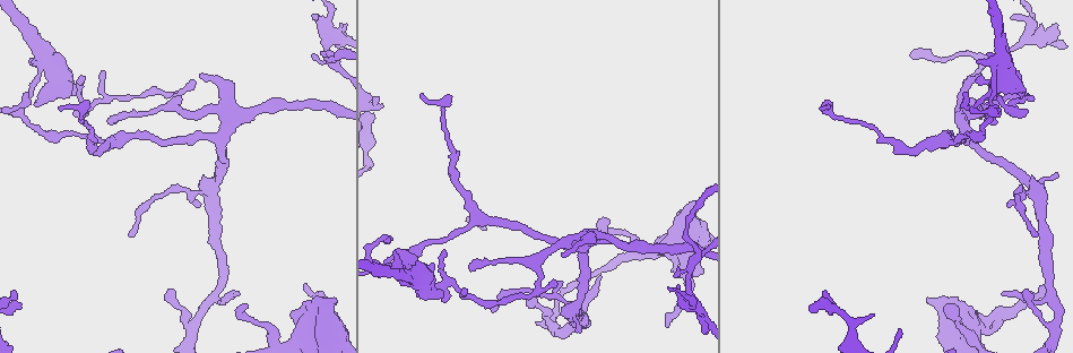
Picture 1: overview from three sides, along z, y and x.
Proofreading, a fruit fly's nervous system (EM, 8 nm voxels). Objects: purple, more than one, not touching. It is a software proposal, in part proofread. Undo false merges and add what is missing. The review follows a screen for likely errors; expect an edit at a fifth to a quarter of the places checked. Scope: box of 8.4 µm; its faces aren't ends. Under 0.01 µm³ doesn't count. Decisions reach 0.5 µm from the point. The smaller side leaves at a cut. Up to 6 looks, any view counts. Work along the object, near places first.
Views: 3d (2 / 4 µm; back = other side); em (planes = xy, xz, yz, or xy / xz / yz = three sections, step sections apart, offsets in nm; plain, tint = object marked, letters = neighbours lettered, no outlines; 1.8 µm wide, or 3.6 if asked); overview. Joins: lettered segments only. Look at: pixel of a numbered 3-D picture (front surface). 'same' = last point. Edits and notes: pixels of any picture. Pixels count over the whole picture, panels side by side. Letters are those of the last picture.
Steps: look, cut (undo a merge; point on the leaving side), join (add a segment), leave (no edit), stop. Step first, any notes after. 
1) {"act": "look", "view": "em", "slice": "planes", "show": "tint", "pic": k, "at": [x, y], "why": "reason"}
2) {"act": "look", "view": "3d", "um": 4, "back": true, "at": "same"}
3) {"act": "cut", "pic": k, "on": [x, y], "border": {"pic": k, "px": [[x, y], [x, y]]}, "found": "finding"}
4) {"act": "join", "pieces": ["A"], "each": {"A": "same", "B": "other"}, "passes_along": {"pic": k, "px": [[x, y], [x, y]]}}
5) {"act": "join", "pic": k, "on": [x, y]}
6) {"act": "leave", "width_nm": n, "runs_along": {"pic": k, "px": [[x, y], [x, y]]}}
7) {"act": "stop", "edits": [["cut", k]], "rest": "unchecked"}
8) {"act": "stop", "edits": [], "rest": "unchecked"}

{"act": "look", "view": "3d", "um": 2, "pic": 1, "at": [36, 41]}

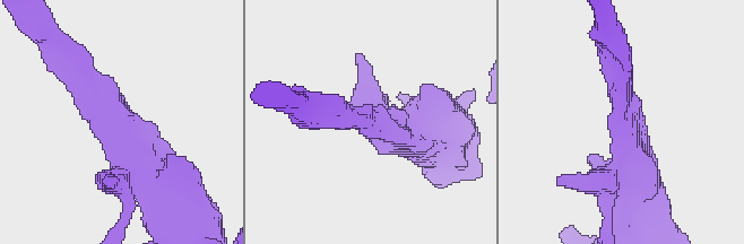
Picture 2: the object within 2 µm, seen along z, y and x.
{"act": "look", "view": "em", "slice": "xz", "step": 8, "show": "tint", "pic": 2, "at": [622, 127], "why": "need the tissue"}

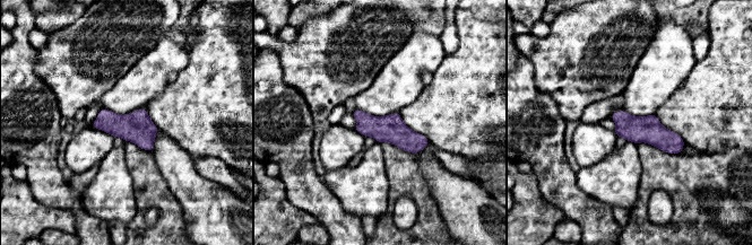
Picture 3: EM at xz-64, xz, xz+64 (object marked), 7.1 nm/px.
{"act": "look", "view": "em", "slice": "planes", "show": "letters", "at": "same"}

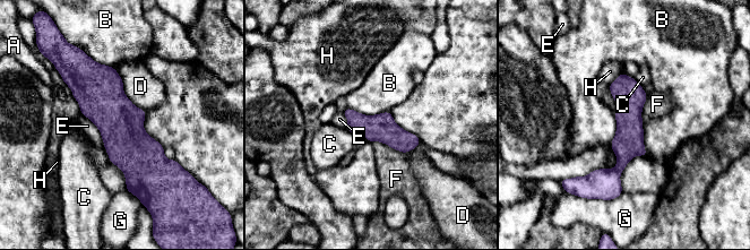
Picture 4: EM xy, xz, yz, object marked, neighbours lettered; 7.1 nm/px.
{"act": "cut", "pic": 4, "on": [628, 141], "each": {"A": "other", "B": "other", "C": "other", "D": "other", "E": "other", "F": "other", "G": "other", "H": "other"}, "border": {"pic": 4, "px": [[614, 169], [620, 173]]}, "found": "two neurons meet here"}

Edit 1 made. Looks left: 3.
{"act": "look", "view": "overview"}

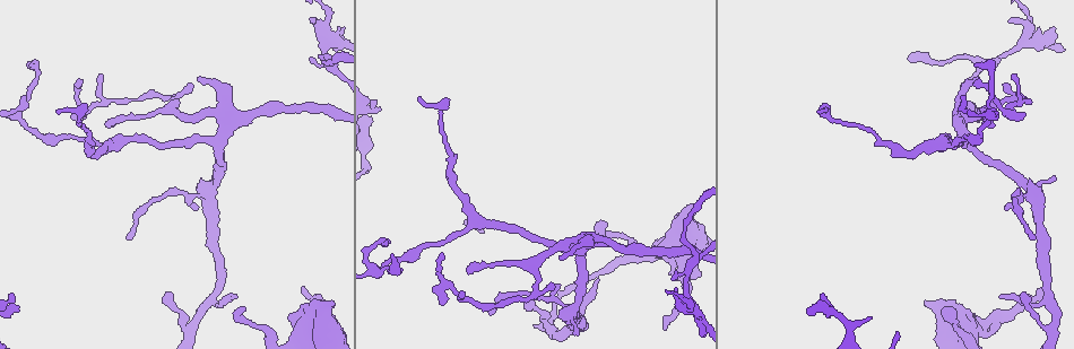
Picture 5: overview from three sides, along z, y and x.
{"act": "look", "view": "3d", "um": 2, "pic": 5, "at": [471, 273], "why": "an open end"}

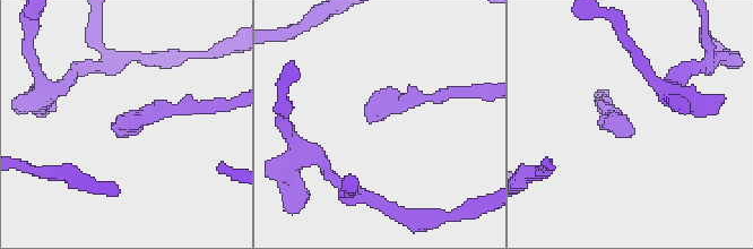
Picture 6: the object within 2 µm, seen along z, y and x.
{"act": "look", "view": "em", "slice": "planes", "show": "letters", "pic": 6, "at": [121, 136]}

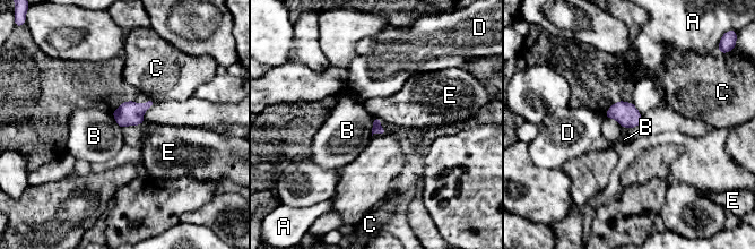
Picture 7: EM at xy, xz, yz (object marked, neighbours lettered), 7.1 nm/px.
{"act": "leave", "width_nm": 70, "each": {"A": "other", "B": "other", "C": "other", "D": "other", "E": "other"}, "border": {"pic": 7, "px": [[111, 111], [114, 120], [122, 128]]}, "found": "none of them fits"}

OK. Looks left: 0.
{"act": "stop", "edits": [["cut", 4]], "rest": "unchecked"}

